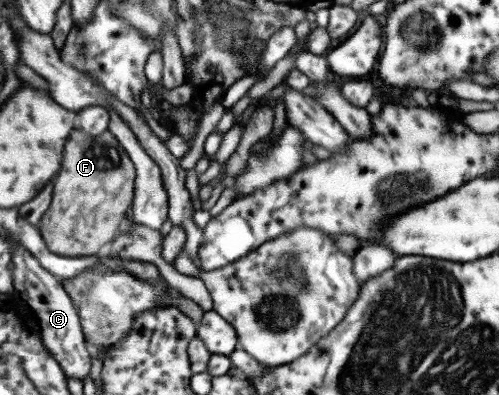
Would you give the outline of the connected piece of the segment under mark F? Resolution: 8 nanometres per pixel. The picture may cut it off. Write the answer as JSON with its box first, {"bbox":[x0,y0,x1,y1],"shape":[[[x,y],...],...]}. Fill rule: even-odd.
{"bbox":[40,127,137,258],"shape":[[[76,127],[70,134],[64,151],[64,167],[56,179],[56,191],[48,215],[44,215],[40,225],[41,235],[49,251],[62,257],[82,258],[96,255],[106,243],[116,241],[120,231],[130,223],[131,209],[135,200],[137,167],[126,148],[110,131],[94,137],[82,128]]]}

